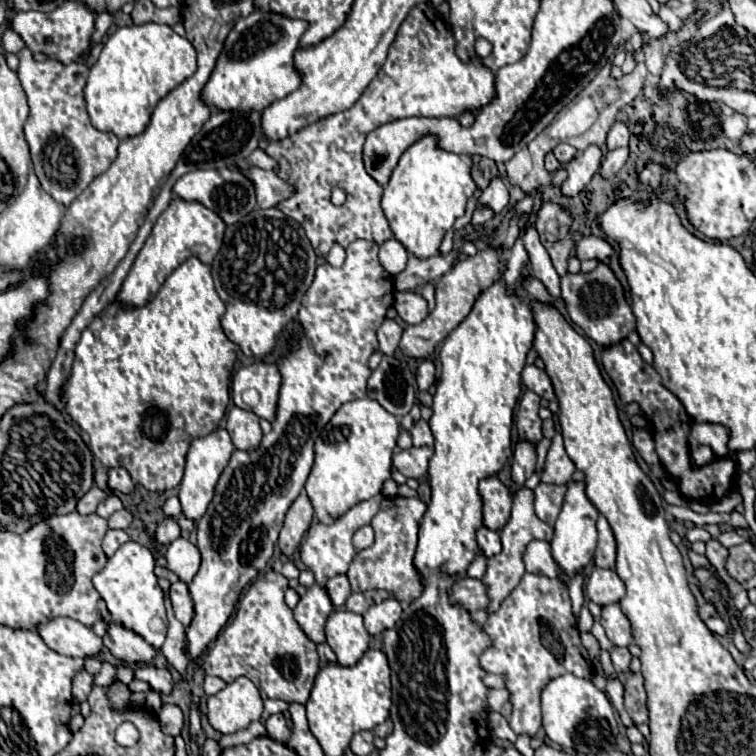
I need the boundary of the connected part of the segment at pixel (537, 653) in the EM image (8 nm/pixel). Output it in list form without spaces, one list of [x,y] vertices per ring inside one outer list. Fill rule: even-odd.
[[[525,574],[519,586],[503,600],[499,612],[489,616],[483,630],[491,638],[491,646],[483,650],[479,662],[485,672],[505,678],[505,688],[513,704],[509,726],[517,736],[535,736],[541,728],[539,688],[551,676],[561,676],[563,672],[583,678],[593,676],[587,652],[583,650],[581,654],[579,650],[583,646],[571,612],[571,598],[567,588],[559,588],[559,580]]]

